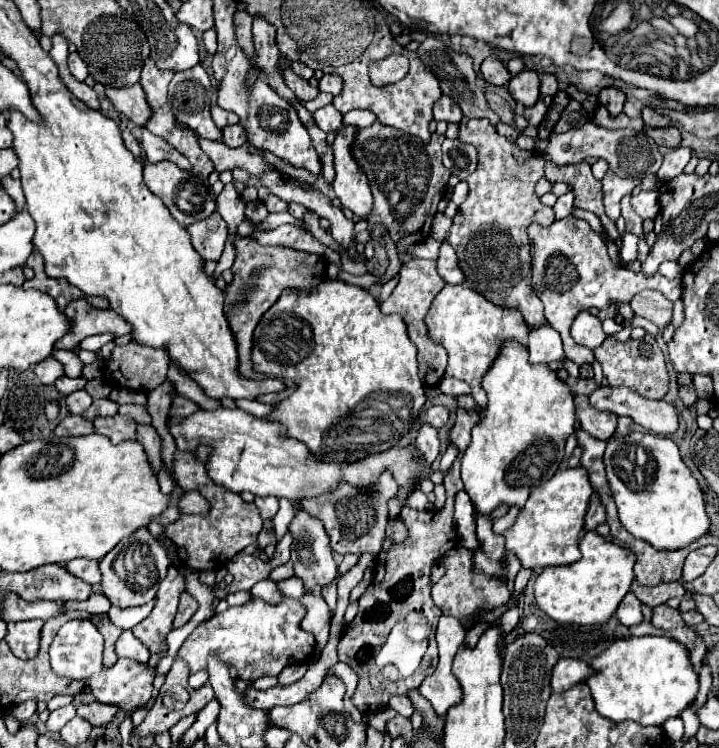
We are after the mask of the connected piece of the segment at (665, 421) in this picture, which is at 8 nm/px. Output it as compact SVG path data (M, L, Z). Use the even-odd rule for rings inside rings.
M601 386L593 390L589 402L597 410L609 410L617 416L631 416L635 424L653 434L667 436L679 428L679 412L673 404L663 400L647 400L625 386Z

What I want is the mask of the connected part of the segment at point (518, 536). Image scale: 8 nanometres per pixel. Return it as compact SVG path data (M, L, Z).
M577 466L577 468L557 470L551 480L539 484L531 492L531 498L521 508L513 526L505 530L503 536L507 550L513 552L519 558L521 566L529 570L541 570L545 566L577 562L581 558L579 534L583 530L583 518L591 494L593 488L589 484L585 468Z

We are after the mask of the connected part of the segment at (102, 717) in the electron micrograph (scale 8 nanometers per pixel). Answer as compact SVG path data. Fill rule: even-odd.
M91 702L91 704L79 704L77 706L77 716L85 718L91 726L101 726L107 724L117 712L117 706L111 704L101 704L101 702Z

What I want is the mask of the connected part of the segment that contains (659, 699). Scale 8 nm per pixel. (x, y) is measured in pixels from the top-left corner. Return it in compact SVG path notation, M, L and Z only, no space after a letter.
M639 636L613 642L589 664L575 658L561 658L551 672L551 690L565 692L583 682L591 688L595 710L613 722L635 720L641 726L661 726L667 718L679 716L699 692L699 678L687 650L667 636Z

